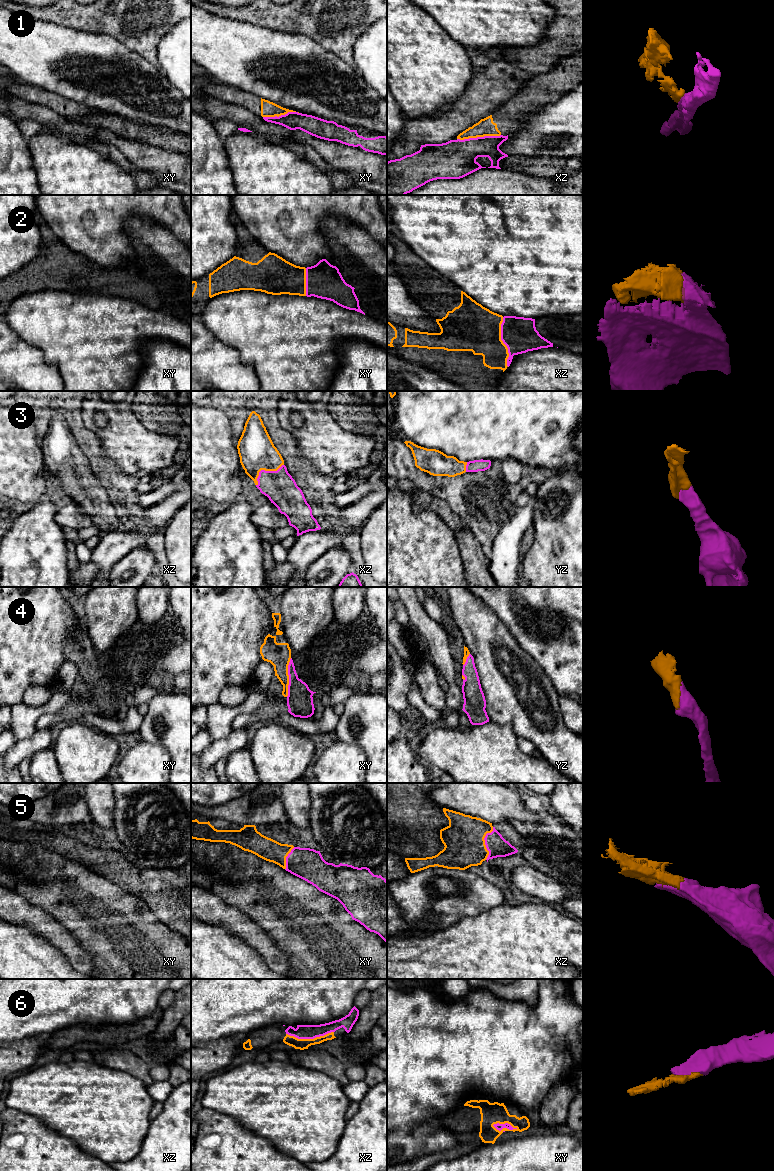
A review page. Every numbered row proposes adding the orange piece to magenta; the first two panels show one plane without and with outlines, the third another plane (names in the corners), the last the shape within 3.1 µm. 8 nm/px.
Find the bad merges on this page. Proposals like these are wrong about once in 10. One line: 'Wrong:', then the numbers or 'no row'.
Wrong: 1

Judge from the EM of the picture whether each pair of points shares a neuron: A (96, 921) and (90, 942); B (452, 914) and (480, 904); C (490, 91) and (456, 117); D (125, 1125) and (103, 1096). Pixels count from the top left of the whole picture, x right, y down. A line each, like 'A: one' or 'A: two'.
A: one
B: one
C: one
D: one

